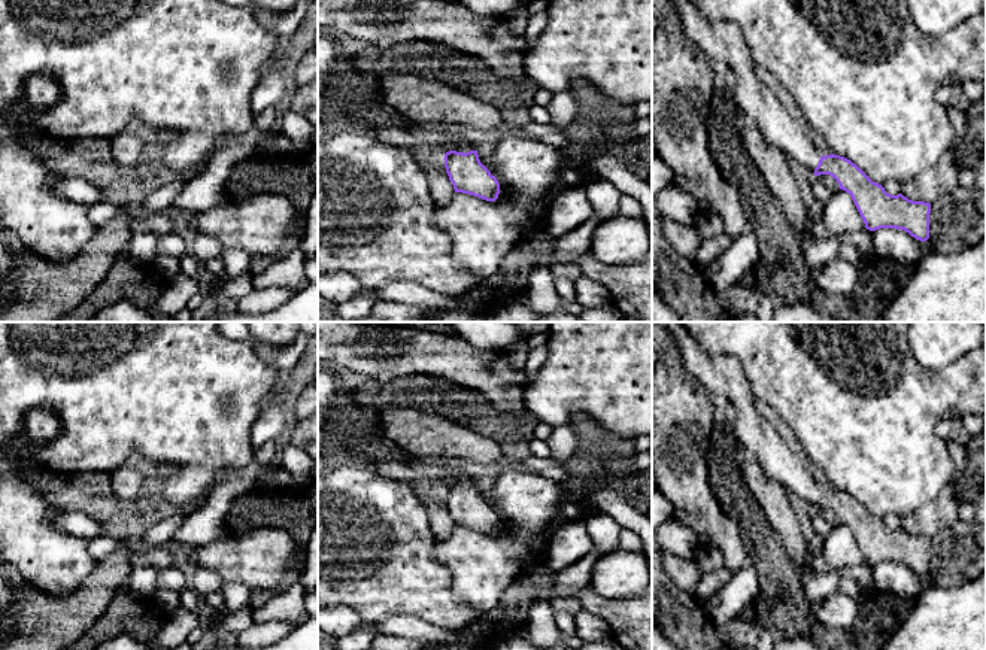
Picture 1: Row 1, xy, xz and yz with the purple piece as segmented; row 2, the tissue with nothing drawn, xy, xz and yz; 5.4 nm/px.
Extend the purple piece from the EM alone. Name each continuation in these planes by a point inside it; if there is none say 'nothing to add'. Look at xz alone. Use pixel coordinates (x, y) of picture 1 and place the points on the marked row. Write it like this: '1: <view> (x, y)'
1: xz (461, 145)

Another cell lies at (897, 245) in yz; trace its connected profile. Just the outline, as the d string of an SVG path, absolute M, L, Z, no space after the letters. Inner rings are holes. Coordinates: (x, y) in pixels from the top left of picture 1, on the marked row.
M880 228L871 231L871 236L877 258L914 267L923 256L919 242L904 230Z

